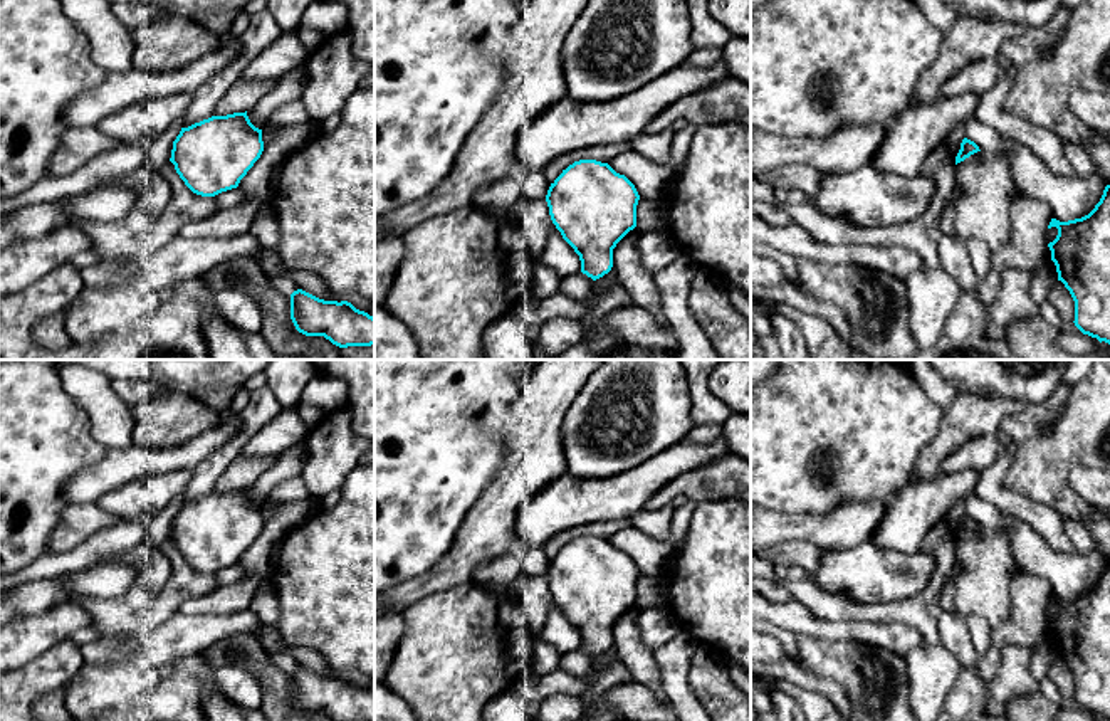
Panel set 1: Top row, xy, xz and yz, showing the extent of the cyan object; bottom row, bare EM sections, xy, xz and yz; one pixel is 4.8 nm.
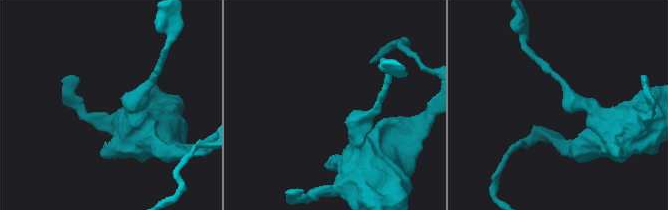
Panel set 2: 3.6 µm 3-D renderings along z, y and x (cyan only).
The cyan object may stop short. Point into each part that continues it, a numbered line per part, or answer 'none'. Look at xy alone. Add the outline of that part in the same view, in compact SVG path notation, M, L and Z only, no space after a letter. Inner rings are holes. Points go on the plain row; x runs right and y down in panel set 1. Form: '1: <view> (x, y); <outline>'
none

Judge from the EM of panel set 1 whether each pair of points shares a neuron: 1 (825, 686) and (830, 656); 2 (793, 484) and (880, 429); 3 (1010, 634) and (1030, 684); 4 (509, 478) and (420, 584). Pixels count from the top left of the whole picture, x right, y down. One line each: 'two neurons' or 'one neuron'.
1: two neurons
2: one neuron
3: two neurons
4: one neuron

